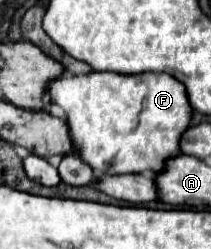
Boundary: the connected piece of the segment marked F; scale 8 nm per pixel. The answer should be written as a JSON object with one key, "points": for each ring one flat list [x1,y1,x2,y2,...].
{"points":[[89,72,89,74,61,74,47,82,45,96,65,110,65,122,69,126,69,136,73,152,97,170,97,174,137,174,137,172,159,172,165,158,179,152,179,136,191,122,191,106,185,98,185,86,163,72,149,74,109,74,109,72]]}

